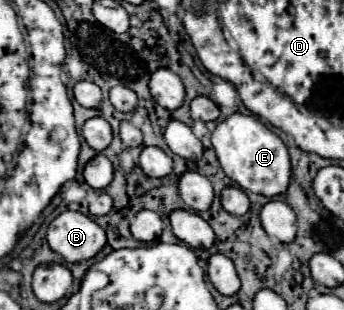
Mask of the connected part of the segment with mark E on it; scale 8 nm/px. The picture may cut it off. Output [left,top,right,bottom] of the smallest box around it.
[212,113,290,197]

